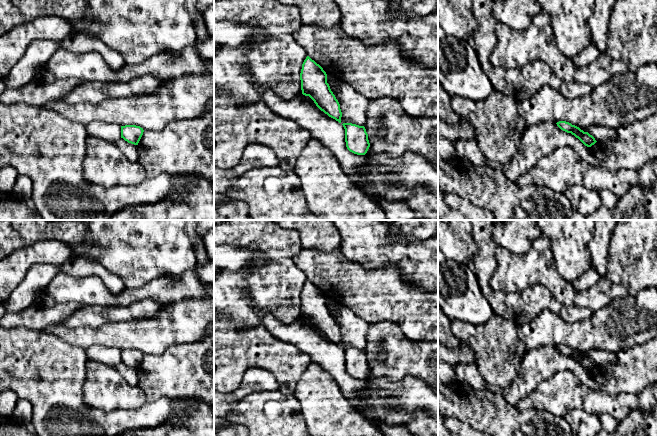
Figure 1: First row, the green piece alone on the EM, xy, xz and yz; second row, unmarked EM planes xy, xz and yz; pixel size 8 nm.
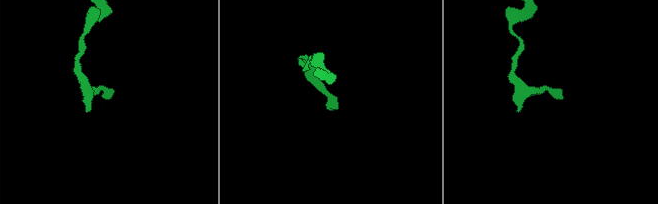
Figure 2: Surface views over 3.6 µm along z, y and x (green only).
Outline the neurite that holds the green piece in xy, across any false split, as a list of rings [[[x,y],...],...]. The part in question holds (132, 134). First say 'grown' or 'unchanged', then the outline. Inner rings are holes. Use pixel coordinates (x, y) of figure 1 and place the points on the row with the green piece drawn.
unchanged; [[[125,125],[121,126],[121,138],[123,138],[128,143],[138,145],[142,135],[143,128],[136,125]]]

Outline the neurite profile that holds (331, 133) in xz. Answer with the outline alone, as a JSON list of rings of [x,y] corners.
[[[266,89],[262,93],[262,101],[275,114],[295,121],[300,127],[308,130],[312,138],[326,146],[356,186],[365,184],[365,181],[358,178],[358,175],[365,171],[362,167],[365,155],[357,155],[347,149],[345,129],[341,123],[321,111],[315,103],[305,100],[303,94],[298,94],[289,101],[283,101]]]

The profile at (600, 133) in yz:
[[[589,126],[587,128],[580,129],[592,135],[597,142],[613,140],[616,138],[615,129],[607,128],[604,126]]]

